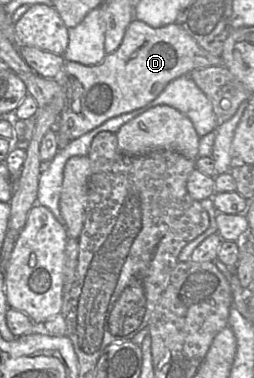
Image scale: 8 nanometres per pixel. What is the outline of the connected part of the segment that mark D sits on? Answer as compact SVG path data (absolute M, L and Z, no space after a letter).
M133 19L125 31L120 46L113 53L106 54L99 64L85 66L74 61L65 62L60 79L66 92L66 106L53 128L58 132L58 148L63 148L70 141L90 132L111 118L146 106L172 80L189 75L195 69L222 65L221 56L214 56L204 50L177 23L153 28L138 19Z

